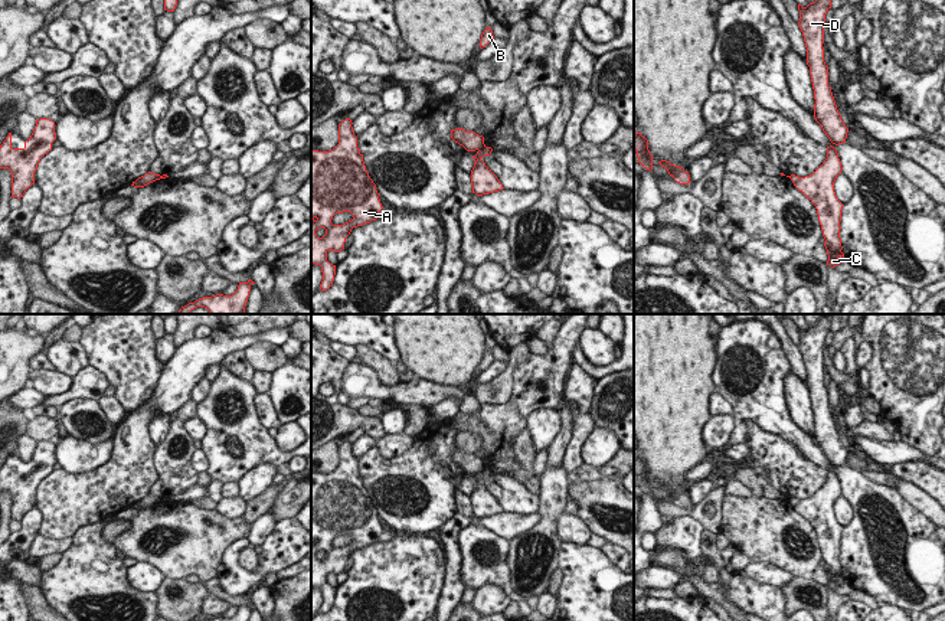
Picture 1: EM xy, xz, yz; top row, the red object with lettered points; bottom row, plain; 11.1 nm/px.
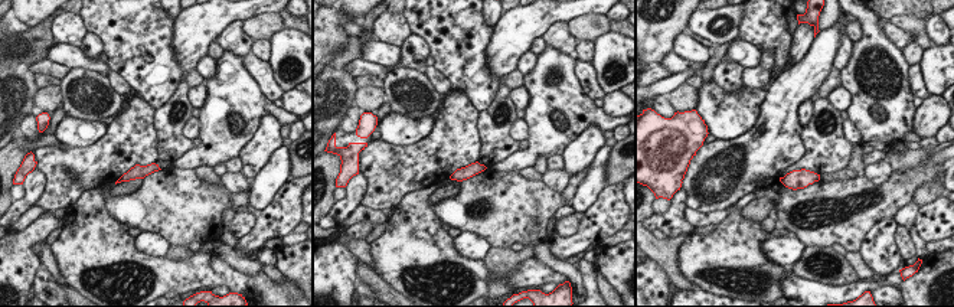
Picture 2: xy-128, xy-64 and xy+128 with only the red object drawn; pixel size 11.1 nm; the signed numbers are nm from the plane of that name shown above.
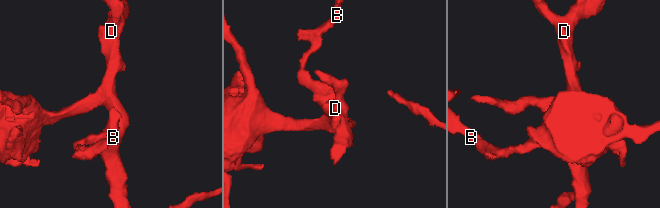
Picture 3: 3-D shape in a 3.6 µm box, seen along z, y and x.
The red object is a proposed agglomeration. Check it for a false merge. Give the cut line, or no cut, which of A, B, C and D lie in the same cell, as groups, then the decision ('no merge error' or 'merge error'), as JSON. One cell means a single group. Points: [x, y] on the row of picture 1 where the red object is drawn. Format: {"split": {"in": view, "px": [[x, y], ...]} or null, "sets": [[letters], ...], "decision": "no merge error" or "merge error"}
{"split": {"in": "xz", "px": [[484, 146], [478, 150]]}, "sets": [["A", "C", "D"], ["B"]], "decision": "merge error"}

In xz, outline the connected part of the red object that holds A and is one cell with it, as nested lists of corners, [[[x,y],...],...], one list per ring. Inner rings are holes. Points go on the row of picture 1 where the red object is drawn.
[[[350,118],[339,124],[339,144],[333,150],[311,150],[311,264],[321,267],[321,291],[327,291],[333,285],[336,275],[336,265],[327,261],[327,252],[343,251],[351,229],[376,220],[383,209],[380,195],[369,177],[363,154],[357,147],[357,137],[351,124]],[[343,212],[350,212],[353,219],[343,225],[333,225],[333,216]]]

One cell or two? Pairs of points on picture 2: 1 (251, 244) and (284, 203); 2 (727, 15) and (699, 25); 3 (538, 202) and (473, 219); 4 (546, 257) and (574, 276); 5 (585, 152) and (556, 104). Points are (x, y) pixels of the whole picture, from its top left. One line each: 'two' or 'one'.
1: one
2: one
3: one
4: one
5: two

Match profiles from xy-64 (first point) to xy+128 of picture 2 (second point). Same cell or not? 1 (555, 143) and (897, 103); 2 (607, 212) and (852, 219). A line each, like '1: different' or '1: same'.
1: same
2: different

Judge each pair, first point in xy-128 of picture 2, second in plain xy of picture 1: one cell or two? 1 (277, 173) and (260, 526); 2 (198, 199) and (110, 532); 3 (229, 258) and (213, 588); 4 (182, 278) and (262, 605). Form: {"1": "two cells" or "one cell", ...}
{"1": "one cell", "2": "two cells", "3": "one cell", "4": "two cells"}

